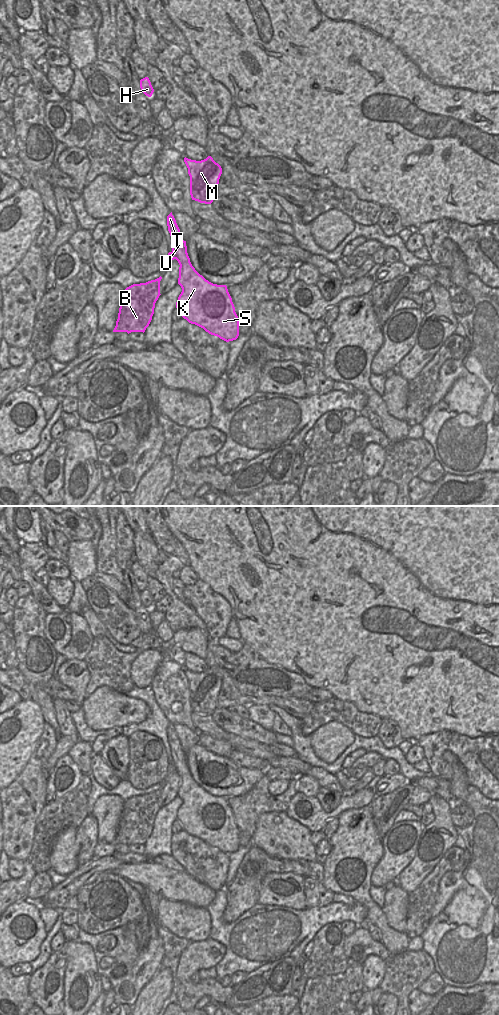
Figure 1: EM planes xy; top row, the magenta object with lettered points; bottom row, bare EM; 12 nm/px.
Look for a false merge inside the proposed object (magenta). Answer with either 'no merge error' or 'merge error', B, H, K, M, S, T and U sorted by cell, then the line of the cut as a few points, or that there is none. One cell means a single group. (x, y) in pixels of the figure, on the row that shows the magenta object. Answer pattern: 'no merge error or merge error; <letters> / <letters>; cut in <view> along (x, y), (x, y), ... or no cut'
merge error; B M / H K S T U; cut in xy along (172, 251), (175, 258)

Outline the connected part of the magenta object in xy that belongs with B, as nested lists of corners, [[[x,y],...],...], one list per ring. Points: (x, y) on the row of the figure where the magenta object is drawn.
[[[162,277],[146,283],[133,284],[123,292],[118,319],[113,332],[145,332],[154,314],[160,294]]]

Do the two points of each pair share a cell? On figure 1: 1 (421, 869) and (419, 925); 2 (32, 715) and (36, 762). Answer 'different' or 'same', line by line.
1: different
2: different

